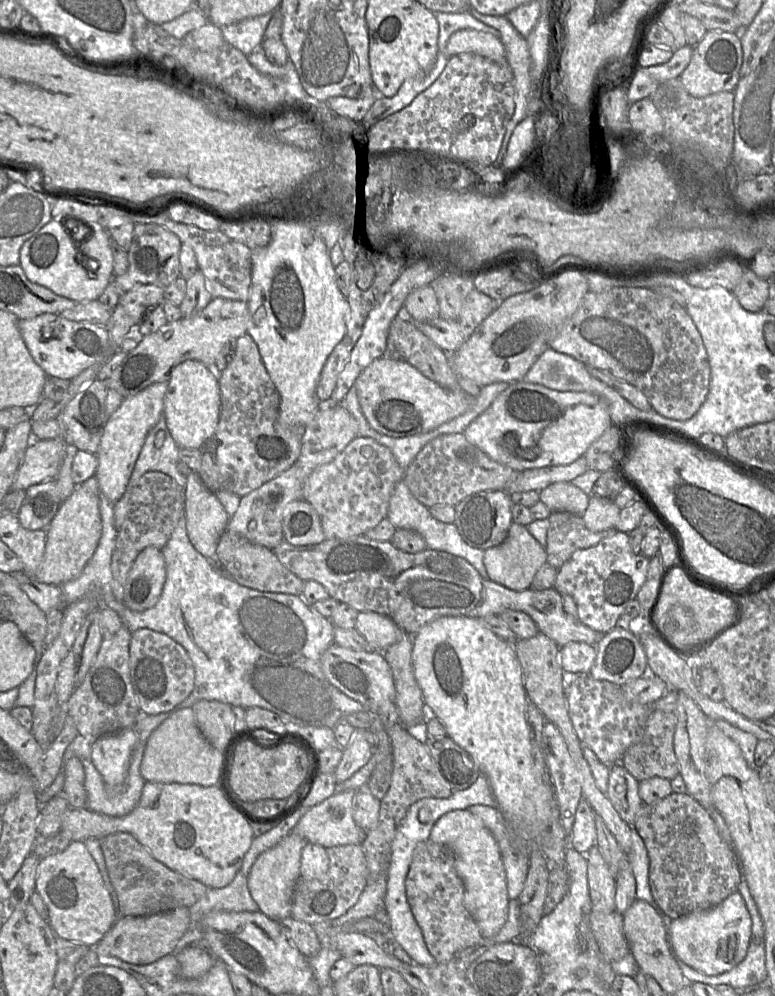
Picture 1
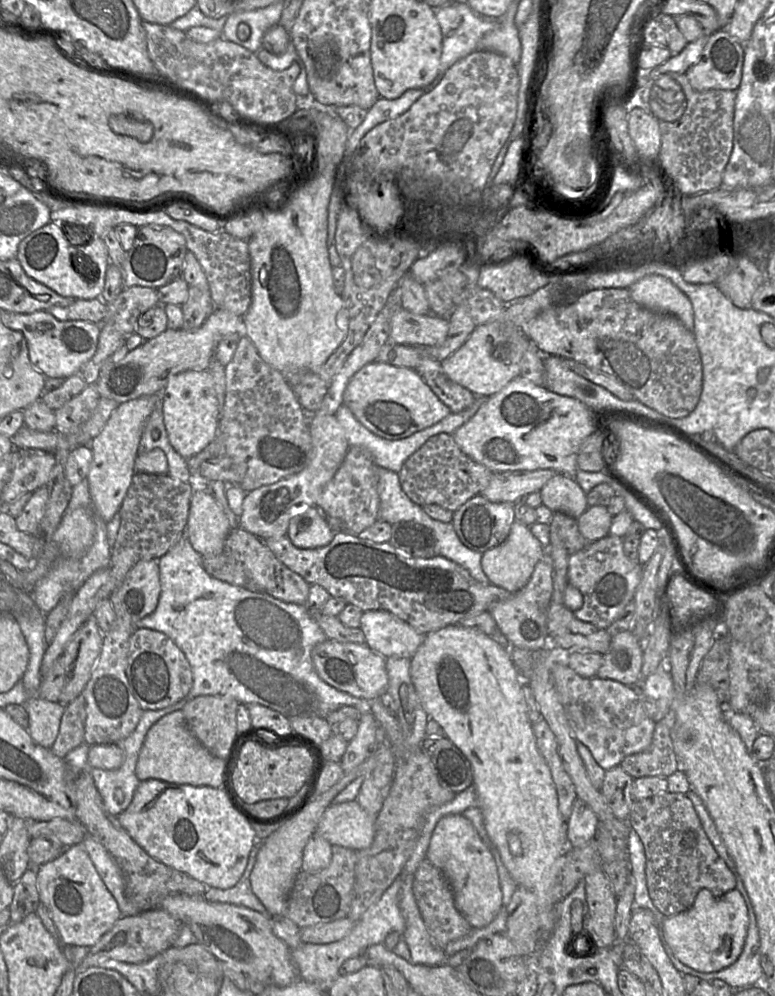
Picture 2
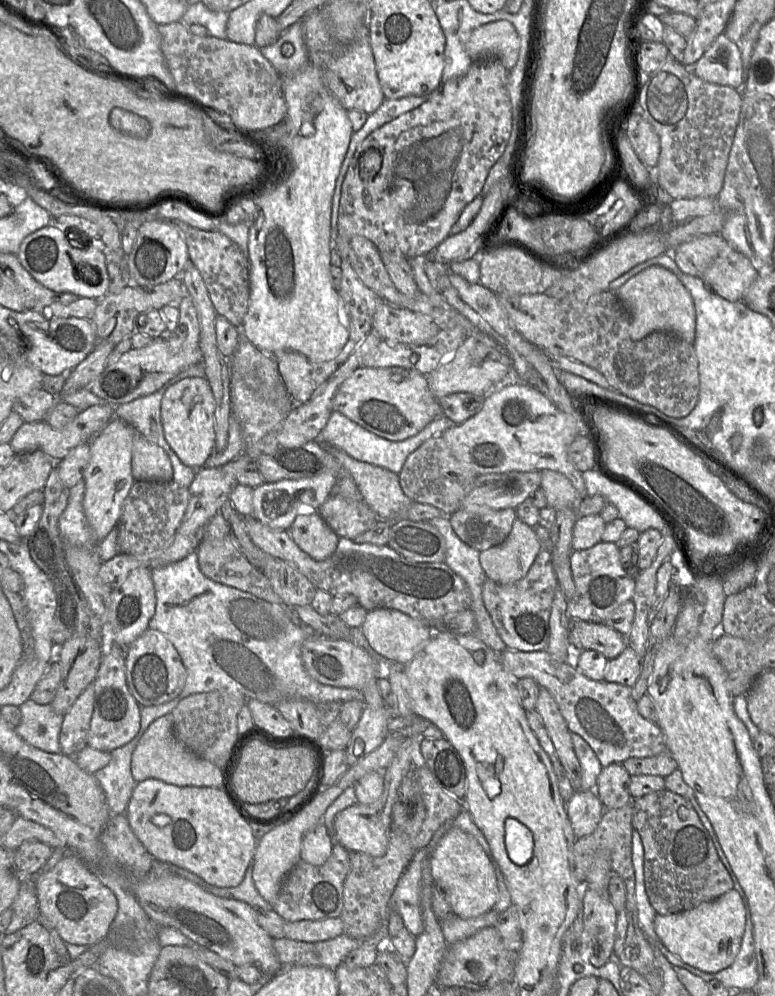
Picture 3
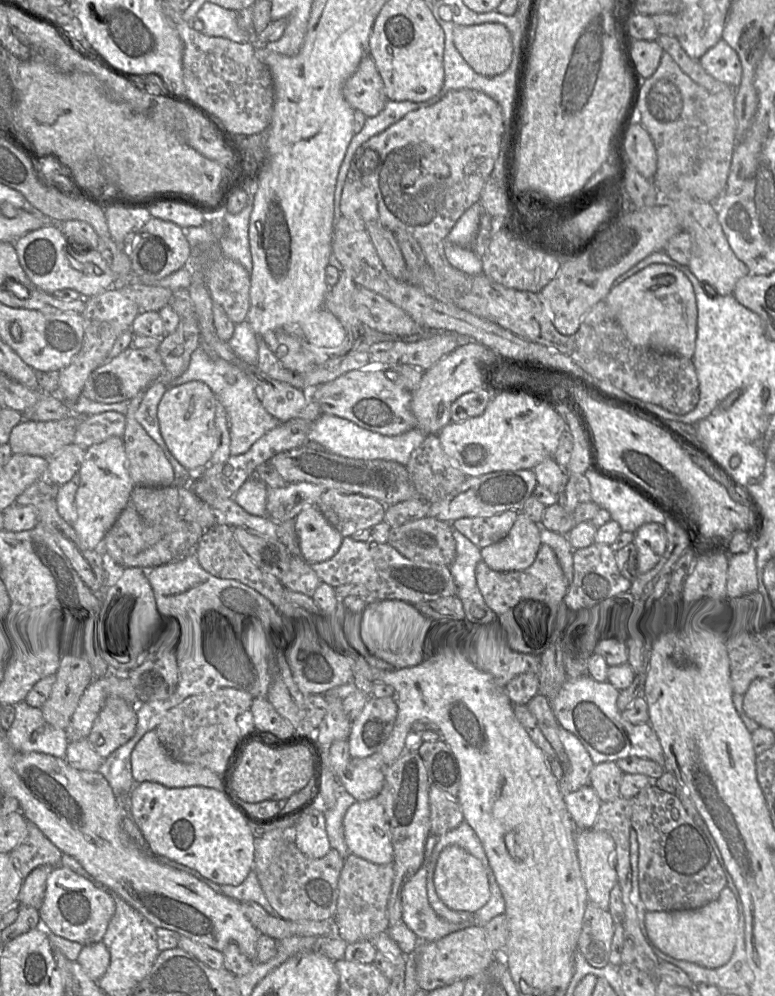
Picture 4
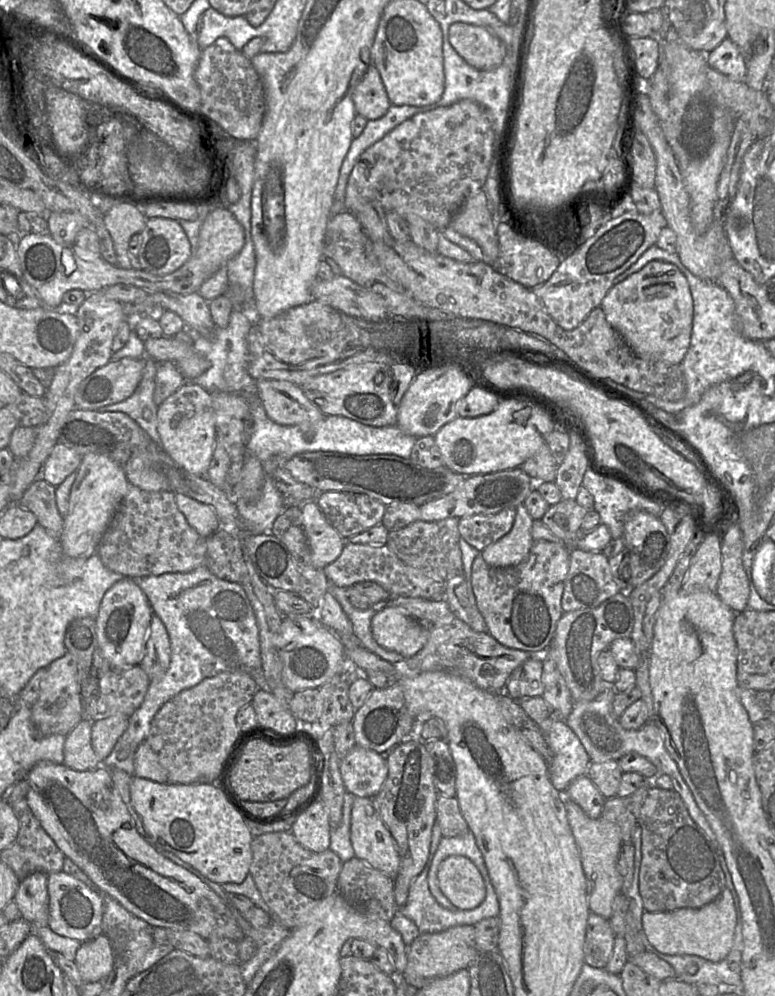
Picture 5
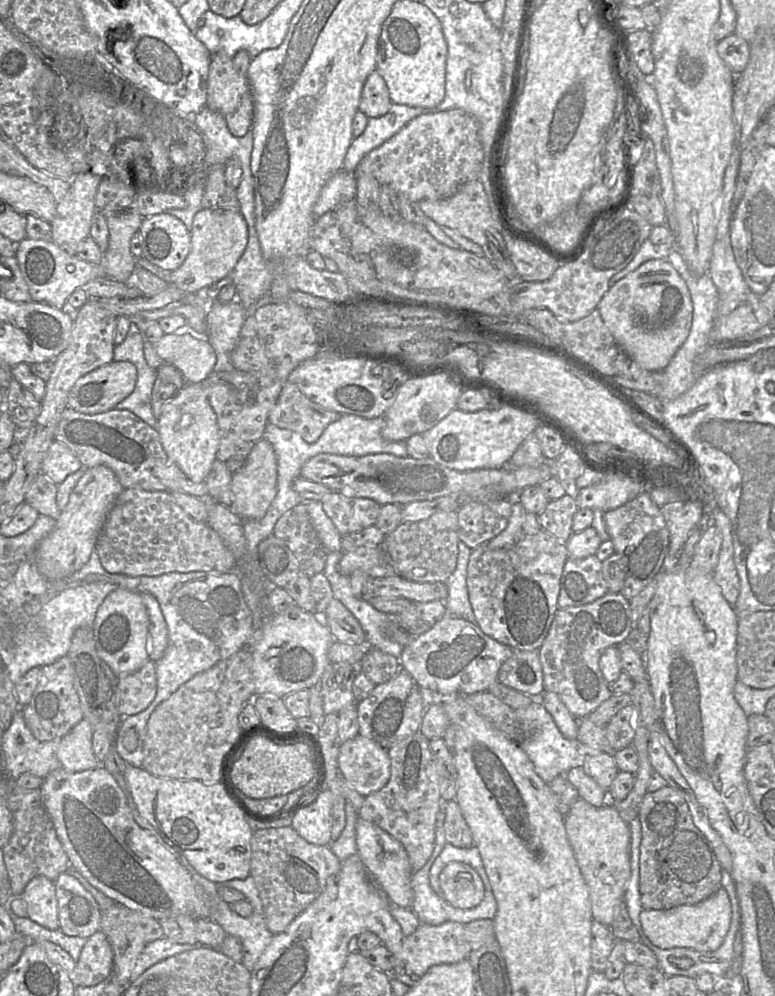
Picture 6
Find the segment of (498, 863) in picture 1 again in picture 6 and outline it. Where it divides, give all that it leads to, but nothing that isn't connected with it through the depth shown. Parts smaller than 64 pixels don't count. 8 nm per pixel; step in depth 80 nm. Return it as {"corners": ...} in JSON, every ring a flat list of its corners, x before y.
{"corners":[[448,863,439,874,439,884,444,899,455,908,474,908,484,898,480,876,466,863]]}

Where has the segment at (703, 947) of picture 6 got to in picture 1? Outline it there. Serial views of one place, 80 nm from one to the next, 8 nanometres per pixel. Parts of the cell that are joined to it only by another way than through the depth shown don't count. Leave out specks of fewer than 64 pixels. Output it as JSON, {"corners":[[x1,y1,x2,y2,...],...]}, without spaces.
{"corners":[[739,891,710,909,690,912,673,919,670,924,676,955,705,975,719,975,737,966,747,954,751,931,752,920]]}

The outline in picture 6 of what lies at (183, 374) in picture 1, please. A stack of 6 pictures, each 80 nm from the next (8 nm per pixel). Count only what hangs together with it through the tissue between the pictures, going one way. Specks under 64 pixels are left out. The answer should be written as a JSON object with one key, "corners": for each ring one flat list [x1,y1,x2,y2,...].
{"corners":[[187,382,168,401,158,418,157,431,167,456,192,482,203,482,216,460,219,448,217,416,211,407,202,383]]}

